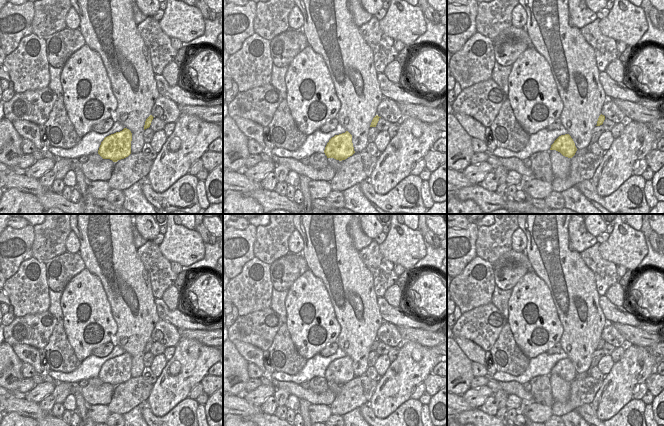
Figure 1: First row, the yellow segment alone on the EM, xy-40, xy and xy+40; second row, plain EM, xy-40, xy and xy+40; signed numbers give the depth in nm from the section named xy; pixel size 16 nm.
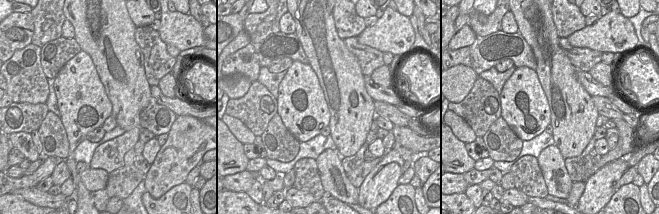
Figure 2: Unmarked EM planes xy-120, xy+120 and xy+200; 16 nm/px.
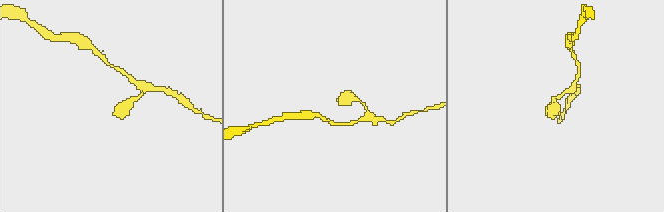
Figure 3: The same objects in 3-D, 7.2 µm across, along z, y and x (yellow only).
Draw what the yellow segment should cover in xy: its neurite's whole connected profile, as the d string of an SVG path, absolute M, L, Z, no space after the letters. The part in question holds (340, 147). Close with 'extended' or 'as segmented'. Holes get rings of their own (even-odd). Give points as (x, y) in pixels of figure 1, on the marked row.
M348 131L335 135L327 143L324 153L327 158L334 158L339 161L352 156L355 153L352 143L352 135Z; as segmented

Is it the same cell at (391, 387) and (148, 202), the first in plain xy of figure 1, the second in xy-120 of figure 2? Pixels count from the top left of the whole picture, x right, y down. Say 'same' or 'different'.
different

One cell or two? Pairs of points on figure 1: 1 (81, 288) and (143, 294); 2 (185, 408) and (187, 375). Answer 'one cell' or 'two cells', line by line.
1: two cells
2: two cells

